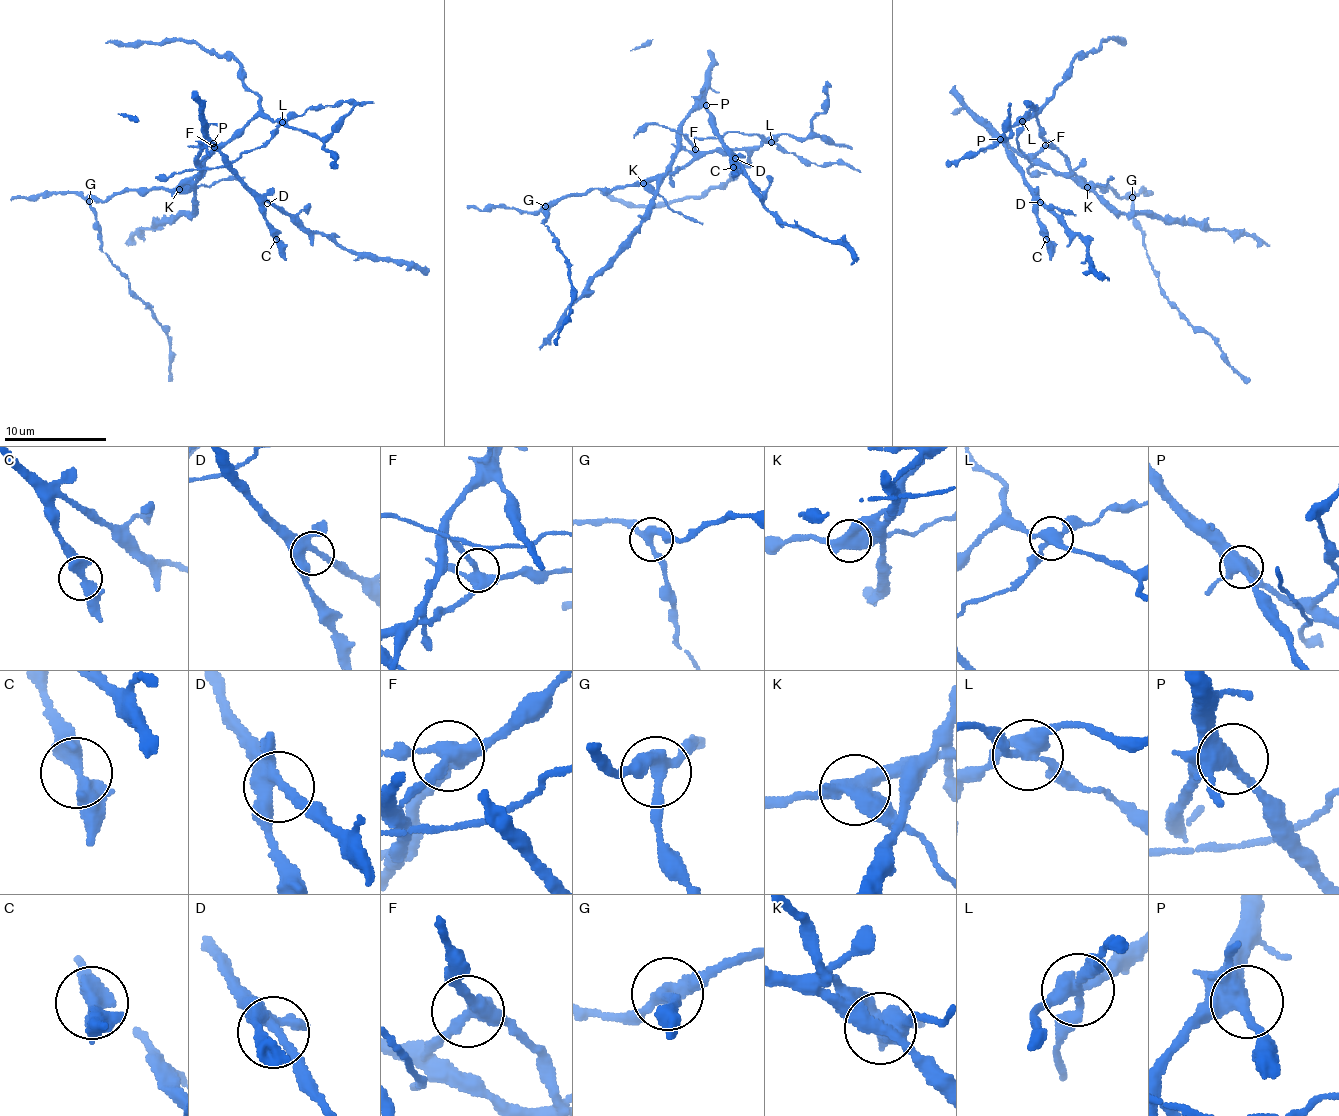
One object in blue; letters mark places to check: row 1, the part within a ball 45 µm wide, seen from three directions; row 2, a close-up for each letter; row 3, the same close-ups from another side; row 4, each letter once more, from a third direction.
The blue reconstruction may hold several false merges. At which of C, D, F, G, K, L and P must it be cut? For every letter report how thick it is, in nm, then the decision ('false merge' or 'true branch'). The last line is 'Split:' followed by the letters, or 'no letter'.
C: 360 nm thick; true branch
D: 300 nm thick; true branch
F: 380 nm thick; true branch
G: 320 nm thick; true branch
K: 480 nm thick; false merge
L: 360 nm thick; false merge
P: 380 nm thick; true branch
Split: K, L

